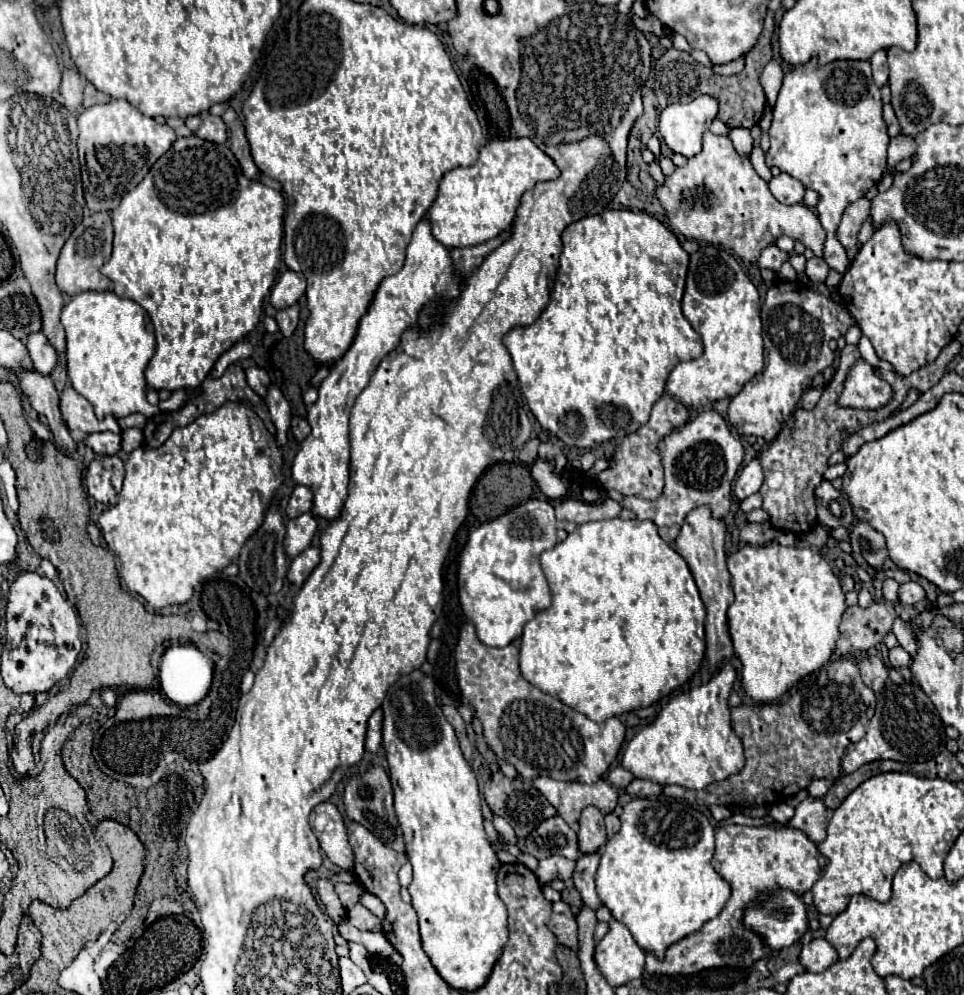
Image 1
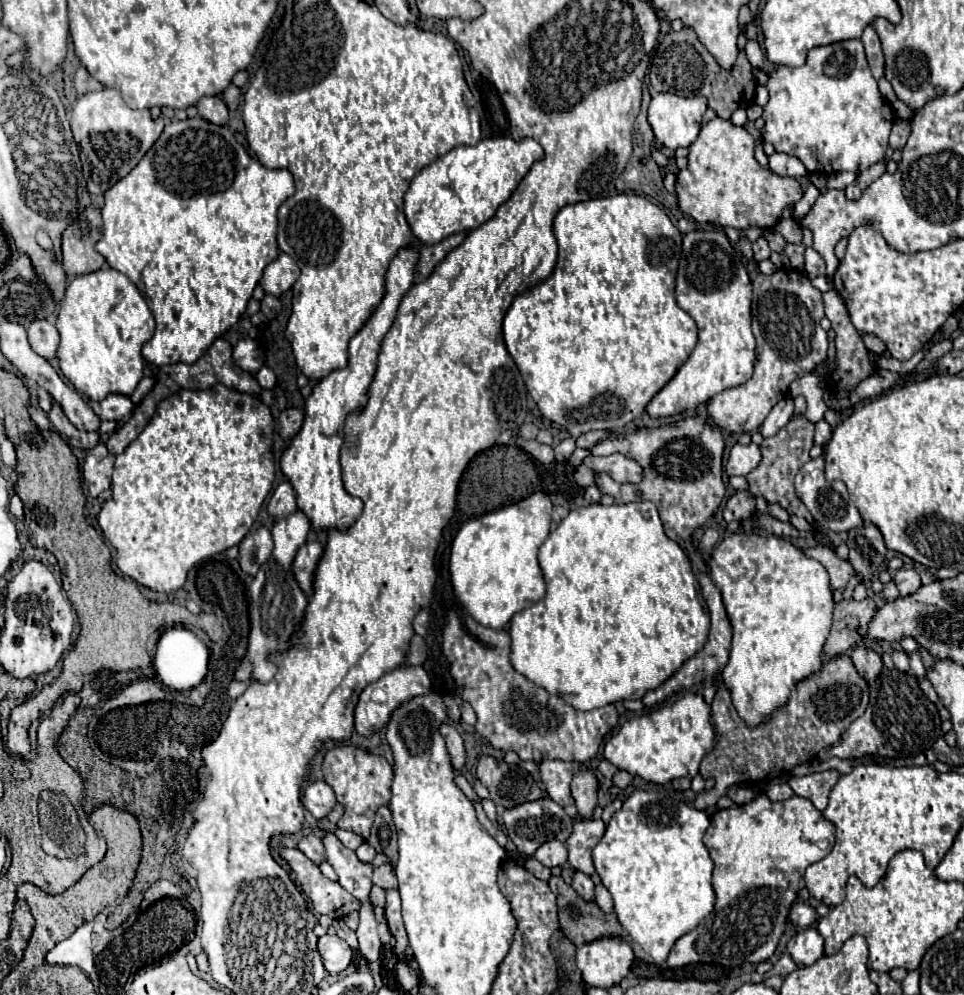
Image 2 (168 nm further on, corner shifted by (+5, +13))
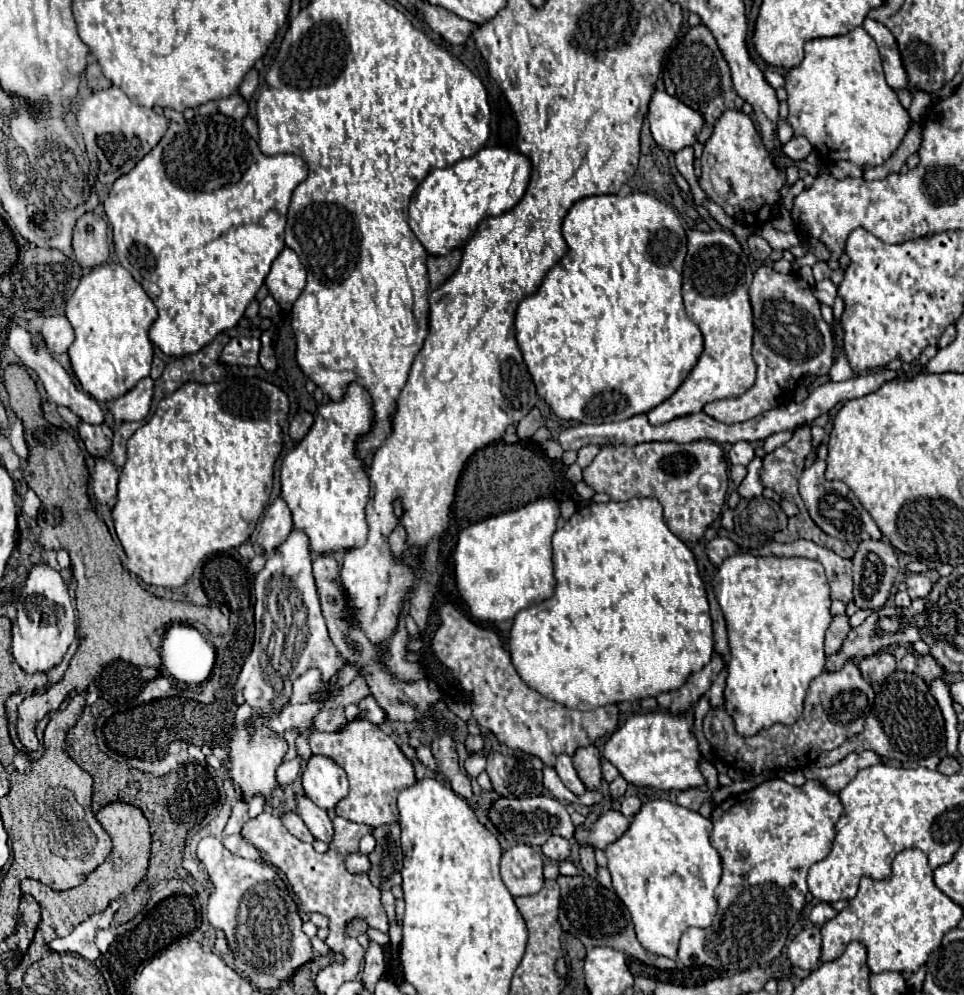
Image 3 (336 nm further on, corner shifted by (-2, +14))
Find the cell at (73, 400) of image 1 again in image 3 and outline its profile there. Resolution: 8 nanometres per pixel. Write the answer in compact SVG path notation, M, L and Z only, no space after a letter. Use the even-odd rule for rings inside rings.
M147 376L137 382L133 390L129 390L125 396L113 400L111 412L117 422L139 422L147 416L149 406L153 398L153 380Z

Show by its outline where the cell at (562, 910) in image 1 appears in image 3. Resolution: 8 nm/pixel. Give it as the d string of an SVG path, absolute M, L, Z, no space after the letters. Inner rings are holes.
M559 876L557 878L559 886L561 886L561 908L559 908L559 924L565 932L573 934L575 938L579 938L585 948L593 948L593 946L609 946L609 948L617 948L619 952L625 952L649 966L661 968L661 970L673 970L675 968L675 960L671 958L663 958L663 956L655 956L651 952L647 952L633 930L633 922L629 916L629 910L623 906L623 902L617 898L617 894L609 888L603 888L597 880L589 878L589 876Z

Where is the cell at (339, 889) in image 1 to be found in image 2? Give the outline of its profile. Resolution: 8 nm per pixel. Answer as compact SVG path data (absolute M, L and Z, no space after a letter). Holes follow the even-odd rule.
M312 833L302 837L302 841L298 843L298 849L300 849L308 859L312 859L316 865L320 865L320 863L326 861L324 845L322 845L322 841L320 841L316 835L312 835Z

